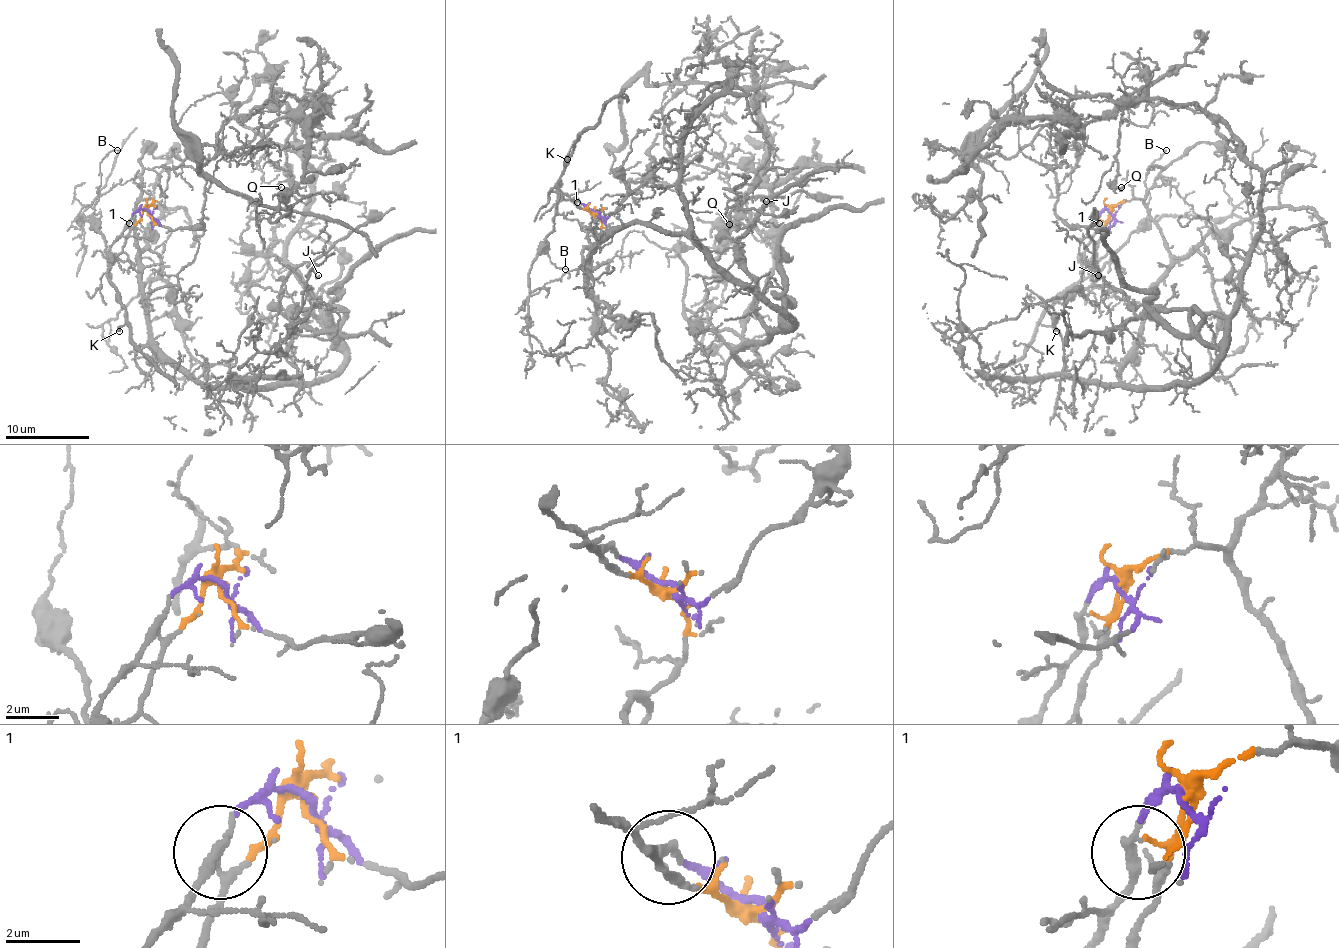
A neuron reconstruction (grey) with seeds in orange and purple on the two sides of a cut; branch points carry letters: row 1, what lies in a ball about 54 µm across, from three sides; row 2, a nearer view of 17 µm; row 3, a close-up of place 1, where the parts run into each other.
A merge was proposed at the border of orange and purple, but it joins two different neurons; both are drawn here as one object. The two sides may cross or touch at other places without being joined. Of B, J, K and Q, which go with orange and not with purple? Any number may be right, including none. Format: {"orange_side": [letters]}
{"orange_side": ["J", "Q"]}

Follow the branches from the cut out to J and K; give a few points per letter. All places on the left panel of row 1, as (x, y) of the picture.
J: (147, 209), (152, 340), (213, 386), (307, 386), (343, 363), (320, 319), (280, 308), (291, 274), (318, 274)
K: (147, 211), (139, 209), (110, 249), (107, 276), (116, 289), (116, 300), (124, 310), (124, 321), (118, 331)

